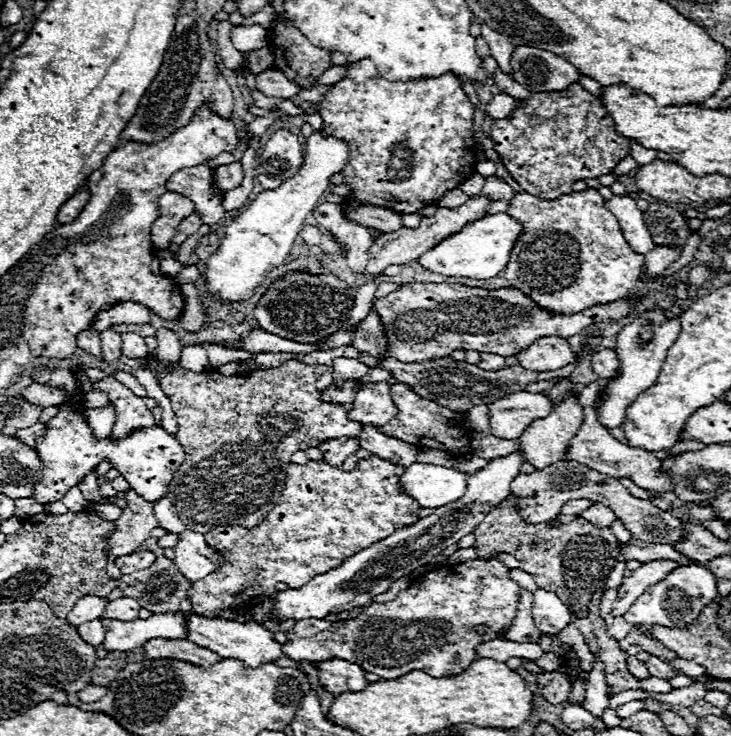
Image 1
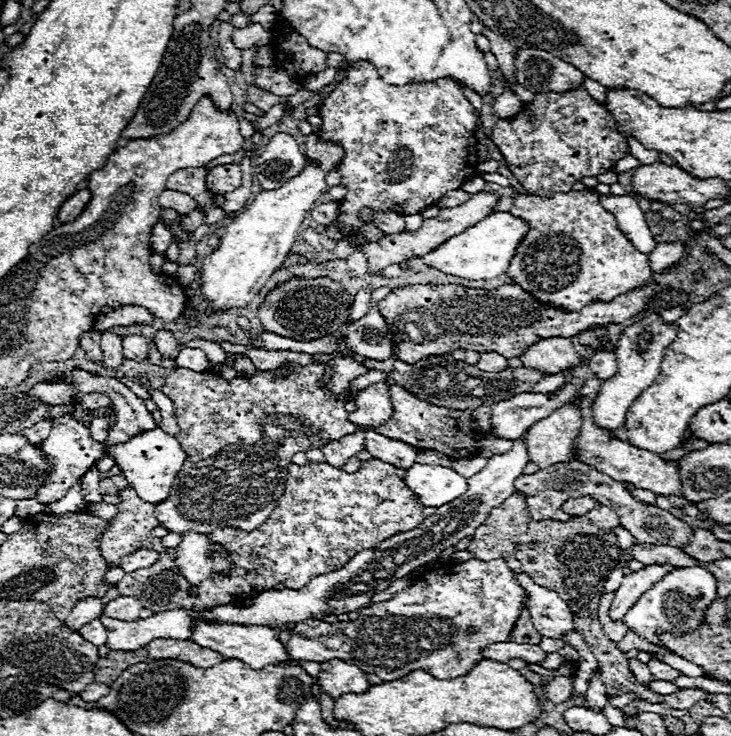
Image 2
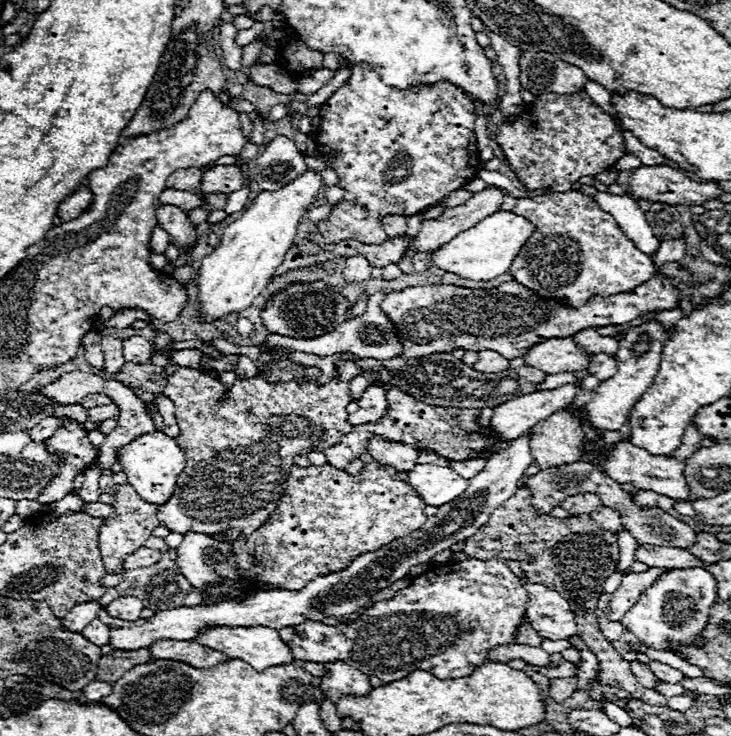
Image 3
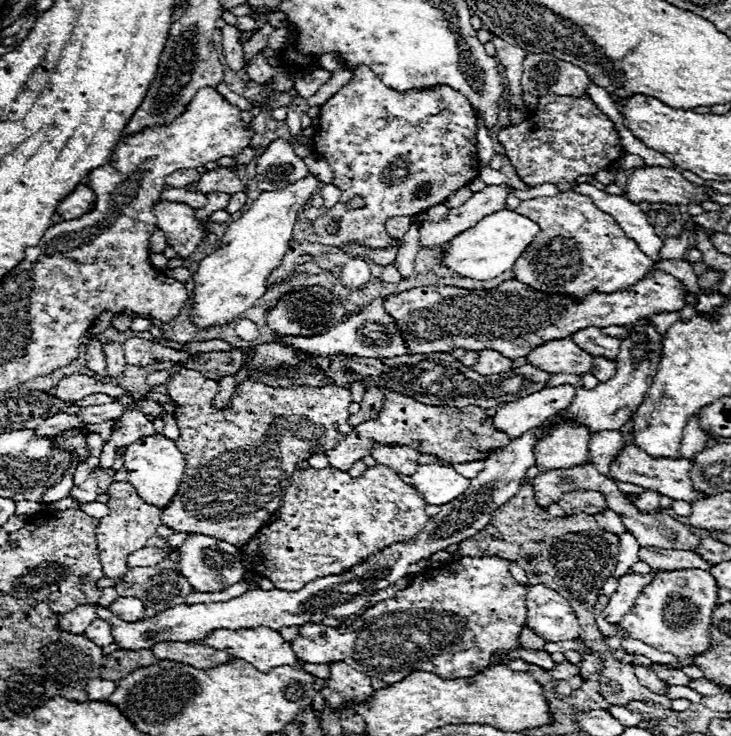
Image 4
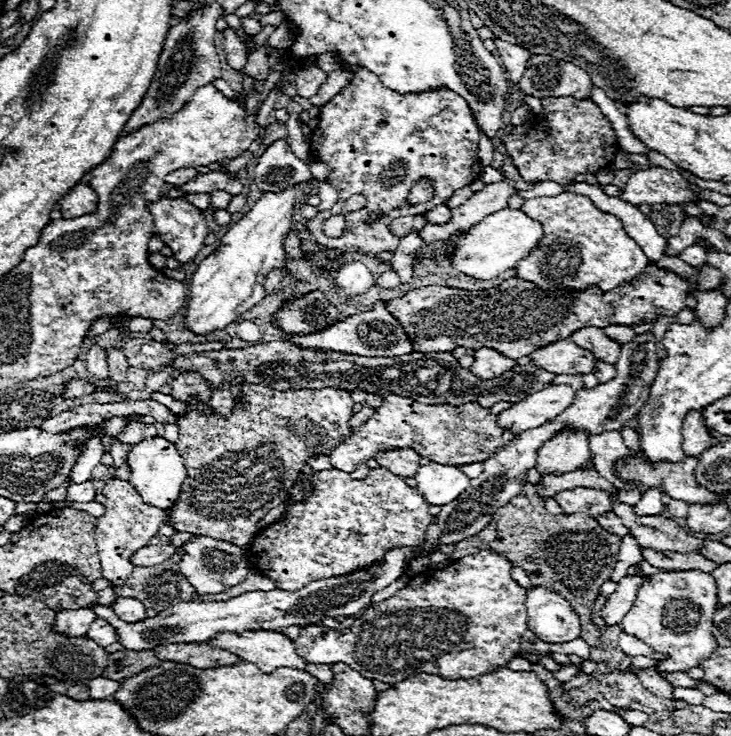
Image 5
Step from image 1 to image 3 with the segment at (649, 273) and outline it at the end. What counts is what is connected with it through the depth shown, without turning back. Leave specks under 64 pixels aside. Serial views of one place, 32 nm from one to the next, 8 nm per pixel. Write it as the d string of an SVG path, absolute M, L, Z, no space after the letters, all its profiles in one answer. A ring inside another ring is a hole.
M666 240L658 246L658 250L650 256L654 260L656 270L660 270L664 264L668 262L680 262L684 258L684 248L686 248L686 240Z

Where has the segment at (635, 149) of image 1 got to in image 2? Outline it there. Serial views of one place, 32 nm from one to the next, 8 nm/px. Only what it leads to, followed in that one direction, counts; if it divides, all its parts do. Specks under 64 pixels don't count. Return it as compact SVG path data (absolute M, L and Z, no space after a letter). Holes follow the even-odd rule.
M628 136L628 144L630 144L630 154L632 154L640 164L652 164L652 162L658 160L658 152L644 148L636 138Z

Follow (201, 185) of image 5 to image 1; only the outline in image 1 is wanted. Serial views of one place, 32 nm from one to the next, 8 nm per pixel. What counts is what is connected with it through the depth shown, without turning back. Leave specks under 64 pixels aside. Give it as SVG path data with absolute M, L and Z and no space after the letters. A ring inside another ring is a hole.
M232 162L228 166L216 168L216 184L224 192L240 186L242 184L242 178L244 178L244 170L242 170L242 164L240 162Z

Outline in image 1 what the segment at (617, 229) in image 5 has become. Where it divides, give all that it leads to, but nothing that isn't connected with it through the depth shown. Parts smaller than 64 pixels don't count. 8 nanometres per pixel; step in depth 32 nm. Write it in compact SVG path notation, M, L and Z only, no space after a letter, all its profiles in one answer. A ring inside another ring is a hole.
M588 188L556 200L540 200L526 192L516 194L506 214L514 216L524 232L514 244L508 268L498 276L510 280L514 288L530 296L540 308L570 316L592 304L614 302L638 284L644 256L628 246L598 190Z

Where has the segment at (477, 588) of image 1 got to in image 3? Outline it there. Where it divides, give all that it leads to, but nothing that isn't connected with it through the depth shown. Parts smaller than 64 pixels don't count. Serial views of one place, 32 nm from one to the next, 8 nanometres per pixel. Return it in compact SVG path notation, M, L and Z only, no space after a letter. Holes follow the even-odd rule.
M476 560L450 564L418 576L408 588L396 592L392 600L382 600L364 608L358 620L328 626L324 622L298 624L296 636L288 642L296 660L302 662L332 662L342 660L366 676L378 676L384 682L400 680L412 670L426 670L438 678L460 678L472 674L476 666L486 662L486 652L498 644L514 644L514 632L526 612L528 594L510 572L506 560Z

